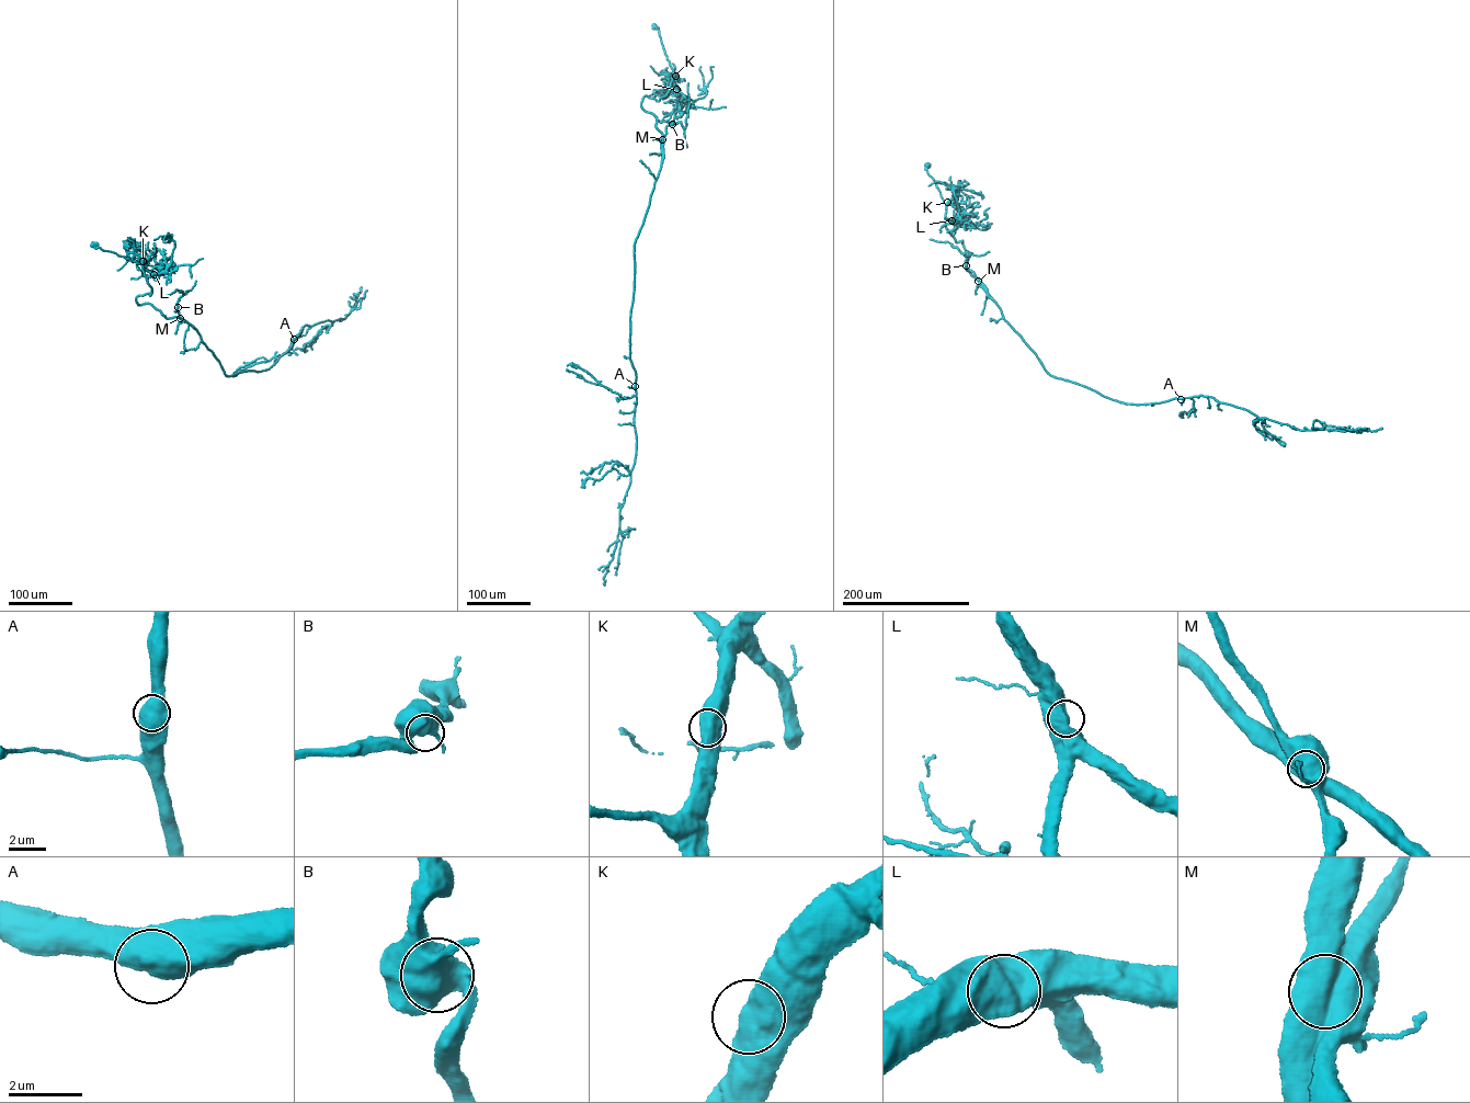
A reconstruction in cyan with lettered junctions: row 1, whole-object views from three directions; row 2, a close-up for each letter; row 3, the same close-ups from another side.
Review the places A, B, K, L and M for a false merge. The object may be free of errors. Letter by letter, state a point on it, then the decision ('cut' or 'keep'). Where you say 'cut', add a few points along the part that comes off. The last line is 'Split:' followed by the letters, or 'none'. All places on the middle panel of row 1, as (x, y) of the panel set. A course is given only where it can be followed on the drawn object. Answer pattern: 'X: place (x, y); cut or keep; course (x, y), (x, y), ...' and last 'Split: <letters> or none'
A: place (635, 386); keep
B: place (672, 124); keep
K: place (675, 76); keep
L: place (676, 89); keep
M: place (662, 139); cut; course (662, 139), (669, 125), (680, 122), (684, 128), (686, 125), (687, 82)
Split: M

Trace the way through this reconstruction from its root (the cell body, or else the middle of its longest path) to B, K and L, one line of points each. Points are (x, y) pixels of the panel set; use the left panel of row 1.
B: (92, 246), (141, 264), (151, 292), (137, 296), (138, 305), (150, 304), (167, 318), (179, 317), (178, 307)
K: (92, 246), (138, 263), (143, 261)
L: (92, 246), (139, 263), (146, 276), (154, 274)

